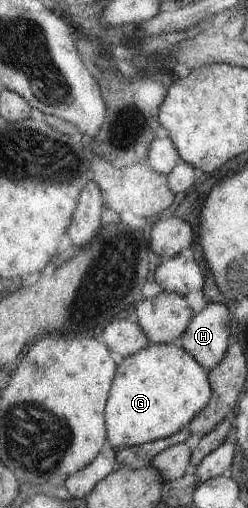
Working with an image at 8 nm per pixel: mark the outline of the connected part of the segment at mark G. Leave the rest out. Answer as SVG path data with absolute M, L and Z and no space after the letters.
M149 343L123 357L107 393L103 418L106 440L112 448L166 438L188 424L210 399L207 372L181 347Z

